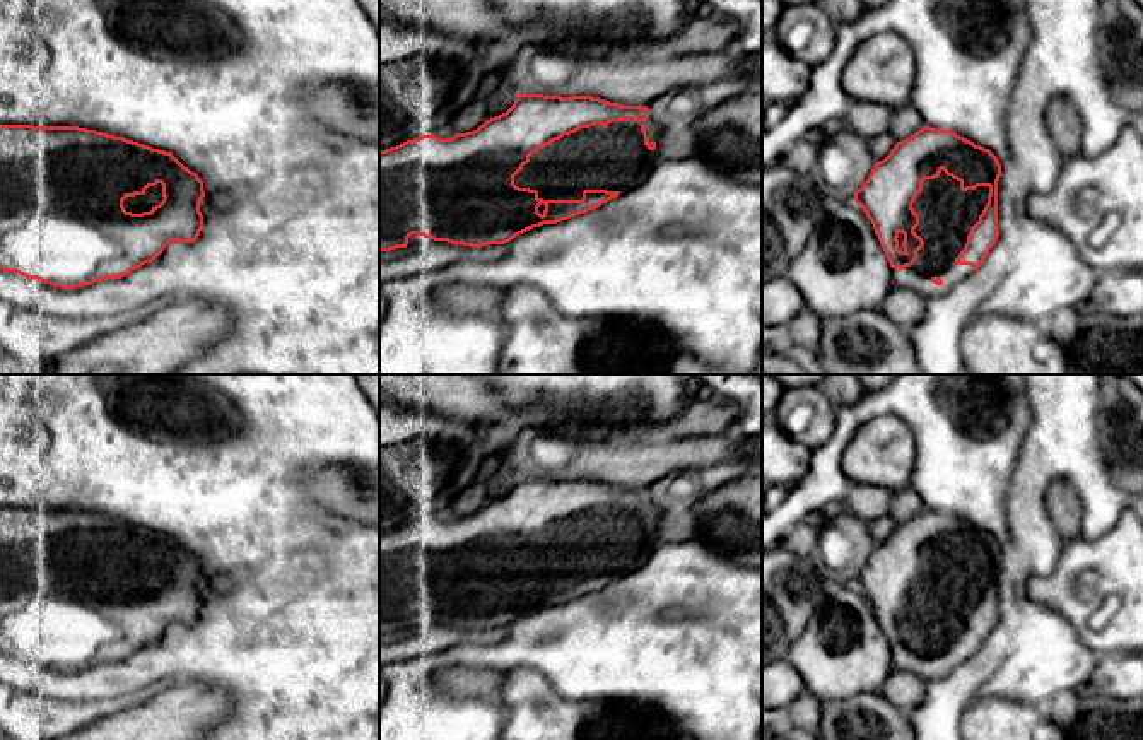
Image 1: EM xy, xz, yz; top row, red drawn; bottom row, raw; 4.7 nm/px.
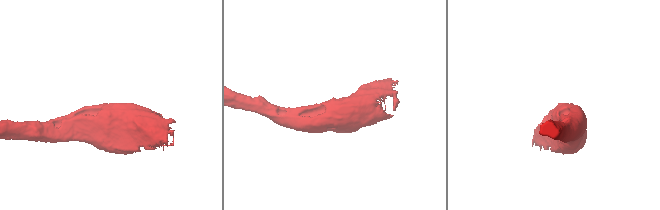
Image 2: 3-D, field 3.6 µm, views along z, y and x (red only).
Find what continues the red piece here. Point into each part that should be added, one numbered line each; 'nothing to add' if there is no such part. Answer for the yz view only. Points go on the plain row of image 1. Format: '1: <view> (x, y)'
1: yz (945, 595)

